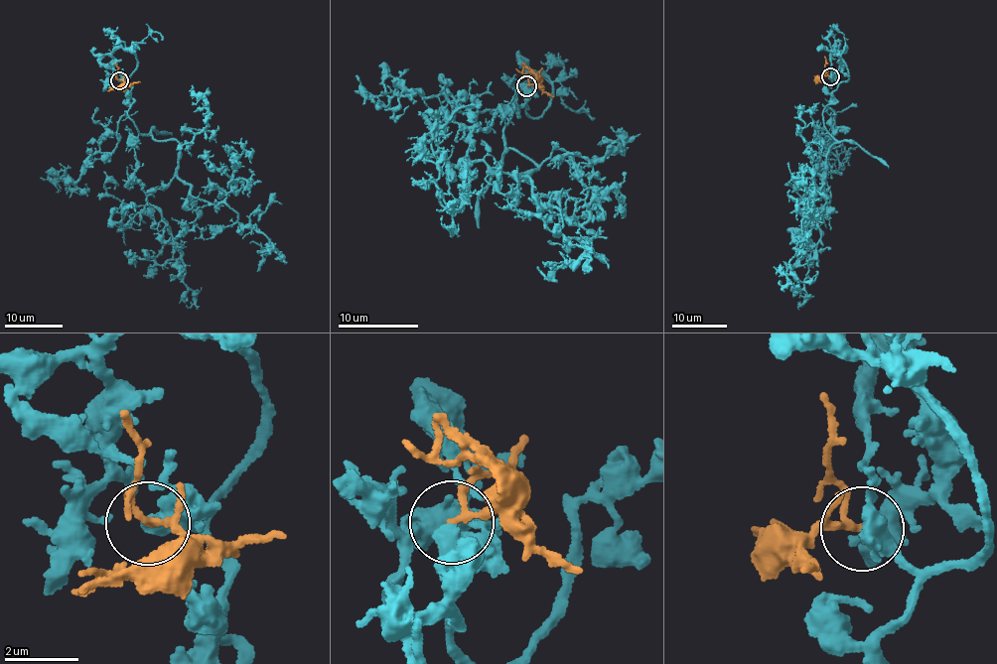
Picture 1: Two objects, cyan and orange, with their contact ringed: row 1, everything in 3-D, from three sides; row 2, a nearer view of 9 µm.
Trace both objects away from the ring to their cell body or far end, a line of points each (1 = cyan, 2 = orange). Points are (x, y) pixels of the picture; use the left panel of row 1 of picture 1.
1: (118, 80), (141, 134), (179, 145), (193, 196), (269, 238), (264, 253), (249, 243)
2: (118, 80), (122, 81), (120, 85), (107, 90)

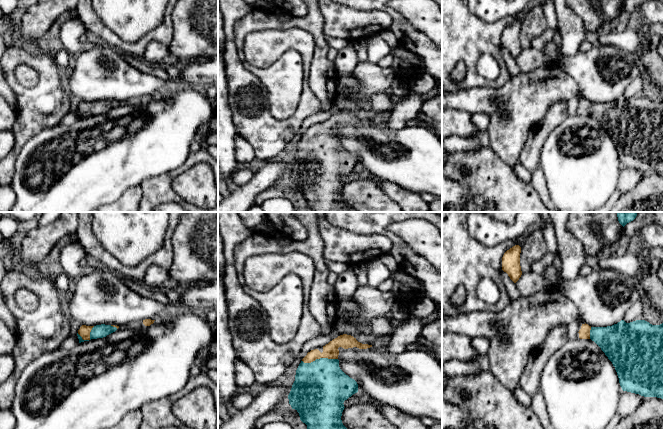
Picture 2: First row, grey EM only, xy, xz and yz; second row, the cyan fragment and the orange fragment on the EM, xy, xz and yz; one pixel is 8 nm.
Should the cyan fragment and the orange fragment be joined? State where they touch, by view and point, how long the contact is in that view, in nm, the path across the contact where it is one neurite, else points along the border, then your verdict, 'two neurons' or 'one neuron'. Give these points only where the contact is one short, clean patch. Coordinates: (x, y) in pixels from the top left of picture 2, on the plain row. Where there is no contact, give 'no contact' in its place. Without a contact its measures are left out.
xz (320, 134) | 280 nm | across xz (320, 164), (320, 134), (330, 126) | one neuron

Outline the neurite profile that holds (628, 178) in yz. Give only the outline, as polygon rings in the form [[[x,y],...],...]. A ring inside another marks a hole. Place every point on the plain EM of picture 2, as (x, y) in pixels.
[[[623,167],[619,175],[617,190],[621,194],[630,191],[641,181],[644,175],[645,173],[639,170]]]

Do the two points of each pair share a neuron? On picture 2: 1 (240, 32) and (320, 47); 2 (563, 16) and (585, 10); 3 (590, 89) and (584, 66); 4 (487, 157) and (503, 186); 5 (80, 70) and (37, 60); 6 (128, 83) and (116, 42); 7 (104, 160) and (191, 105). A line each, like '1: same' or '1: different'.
1: same
2: different
3: same
4: same
5: different
6: different
7: same

